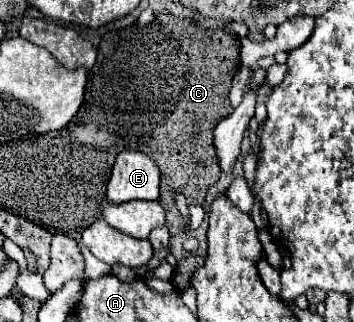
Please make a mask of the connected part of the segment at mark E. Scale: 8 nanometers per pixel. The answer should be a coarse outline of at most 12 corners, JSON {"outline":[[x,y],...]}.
{"outline":[[141,153],[115,159],[107,199],[159,199],[159,167]]}

